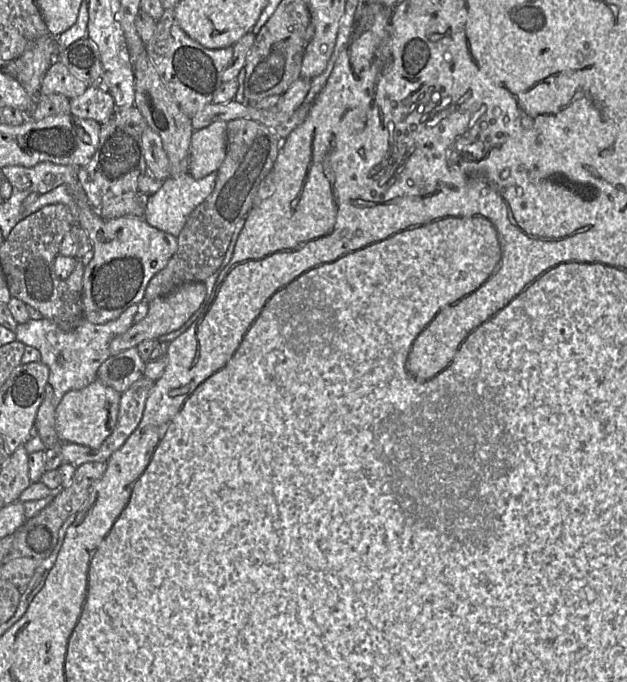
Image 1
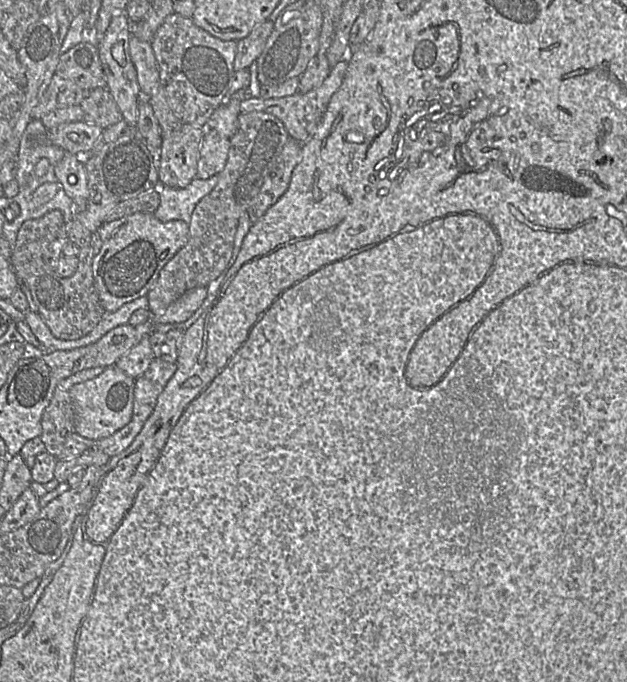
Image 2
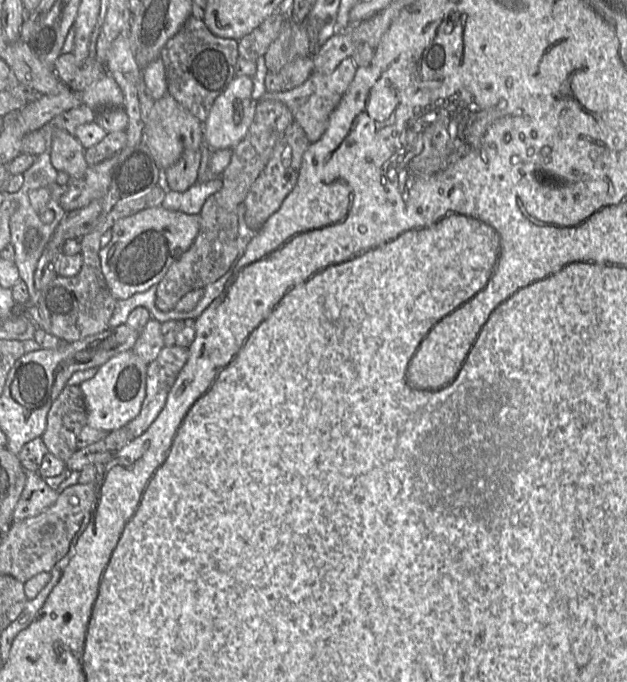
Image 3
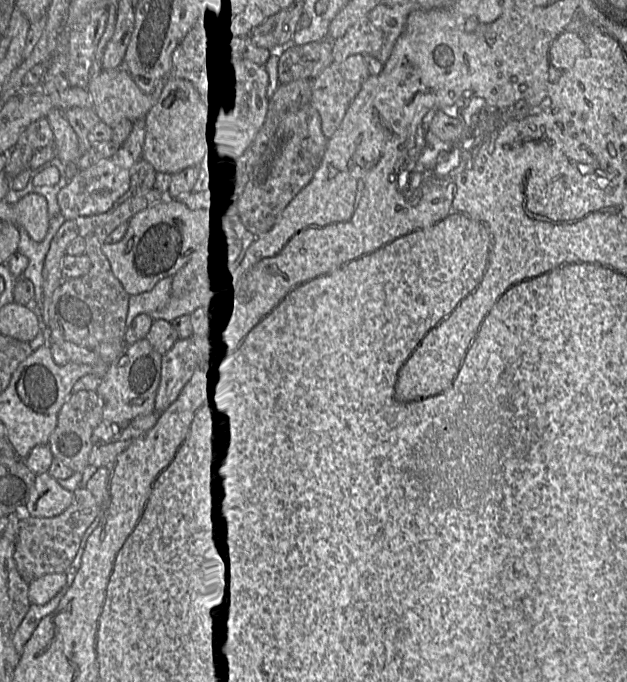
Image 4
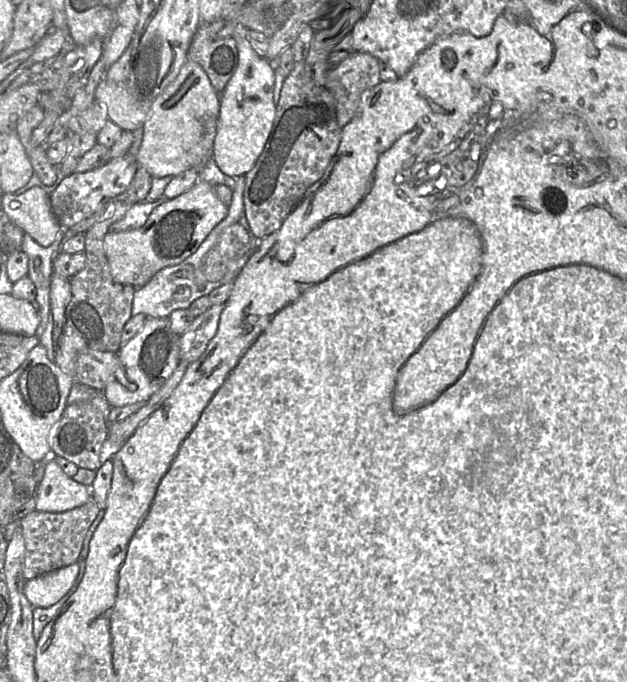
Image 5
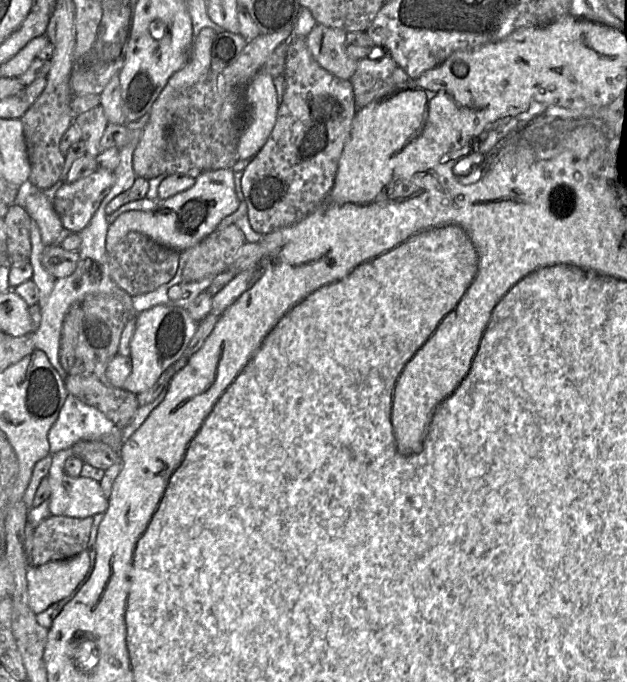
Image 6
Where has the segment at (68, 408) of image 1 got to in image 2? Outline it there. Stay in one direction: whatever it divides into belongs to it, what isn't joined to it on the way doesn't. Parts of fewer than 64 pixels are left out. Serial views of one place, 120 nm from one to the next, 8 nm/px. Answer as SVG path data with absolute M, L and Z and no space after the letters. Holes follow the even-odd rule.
M115 365L106 367L95 378L73 385L69 395L74 407L74 432L92 441L100 441L127 425L133 414L135 379Z

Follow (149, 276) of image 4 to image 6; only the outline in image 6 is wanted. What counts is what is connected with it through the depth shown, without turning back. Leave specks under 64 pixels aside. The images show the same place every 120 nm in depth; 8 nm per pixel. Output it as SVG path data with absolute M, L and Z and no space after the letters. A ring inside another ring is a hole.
M232 168L208 170L195 178L192 187L172 197L161 200L151 210L131 210L121 214L110 224L106 236L106 251L109 254L116 244L129 232L140 232L155 242L170 249L182 252L212 233L228 215L234 213L240 200L235 190Z

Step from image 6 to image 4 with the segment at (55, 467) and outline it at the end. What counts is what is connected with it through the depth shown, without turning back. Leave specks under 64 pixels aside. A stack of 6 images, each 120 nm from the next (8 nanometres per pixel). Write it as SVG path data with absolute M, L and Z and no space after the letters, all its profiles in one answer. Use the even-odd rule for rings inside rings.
M48 472L36 475L25 505L25 513L33 517L53 517L65 511L73 501L73 492L62 487Z

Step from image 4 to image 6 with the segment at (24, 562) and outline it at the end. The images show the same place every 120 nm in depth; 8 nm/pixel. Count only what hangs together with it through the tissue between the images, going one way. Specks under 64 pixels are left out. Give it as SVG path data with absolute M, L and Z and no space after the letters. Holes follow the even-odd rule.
M51 515L33 533L30 566L72 558L88 545L93 517Z

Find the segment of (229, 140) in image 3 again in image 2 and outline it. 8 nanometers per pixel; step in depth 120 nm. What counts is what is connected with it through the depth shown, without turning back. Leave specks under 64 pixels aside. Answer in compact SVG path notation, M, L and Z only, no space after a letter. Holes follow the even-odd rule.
M245 90L229 95L214 110L207 122L207 128L216 130L220 135L230 139L238 129L240 103L244 100Z

